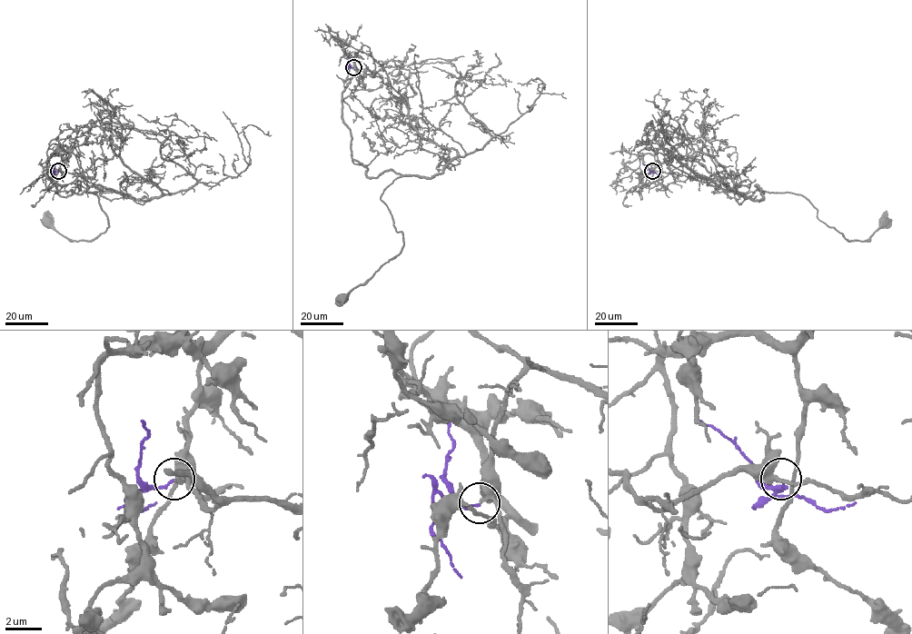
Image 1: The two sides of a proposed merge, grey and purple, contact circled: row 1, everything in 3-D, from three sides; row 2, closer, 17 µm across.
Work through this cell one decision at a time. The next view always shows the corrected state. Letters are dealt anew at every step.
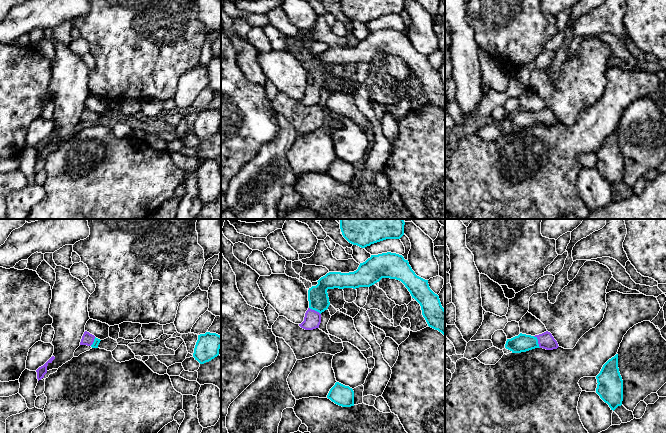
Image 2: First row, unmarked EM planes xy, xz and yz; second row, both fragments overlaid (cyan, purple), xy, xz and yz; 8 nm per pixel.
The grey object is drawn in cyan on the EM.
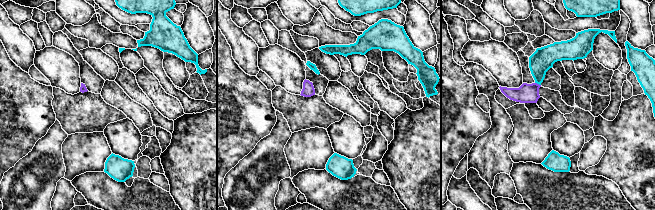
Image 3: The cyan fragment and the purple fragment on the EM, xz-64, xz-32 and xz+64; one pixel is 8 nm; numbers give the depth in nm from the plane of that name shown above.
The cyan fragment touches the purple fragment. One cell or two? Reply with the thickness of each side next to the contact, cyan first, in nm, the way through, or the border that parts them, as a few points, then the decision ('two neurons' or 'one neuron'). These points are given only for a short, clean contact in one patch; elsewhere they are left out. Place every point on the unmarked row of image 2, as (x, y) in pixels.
calibres 140 and 130 nm; way yz (521, 119), (537, 117), (546, 117); one neuron

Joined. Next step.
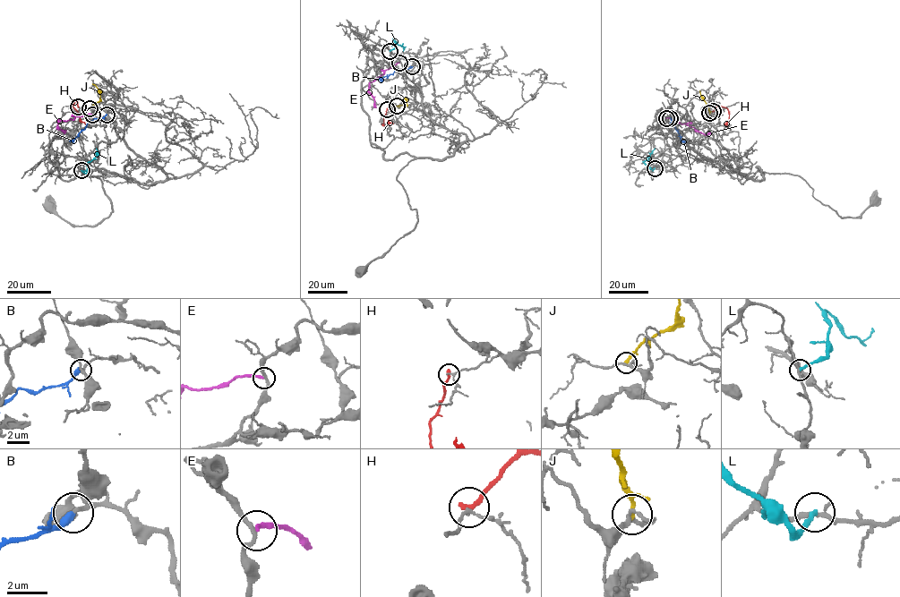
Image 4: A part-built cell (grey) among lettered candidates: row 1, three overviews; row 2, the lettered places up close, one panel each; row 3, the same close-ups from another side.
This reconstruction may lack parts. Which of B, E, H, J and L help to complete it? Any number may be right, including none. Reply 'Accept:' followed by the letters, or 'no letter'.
Accept: B

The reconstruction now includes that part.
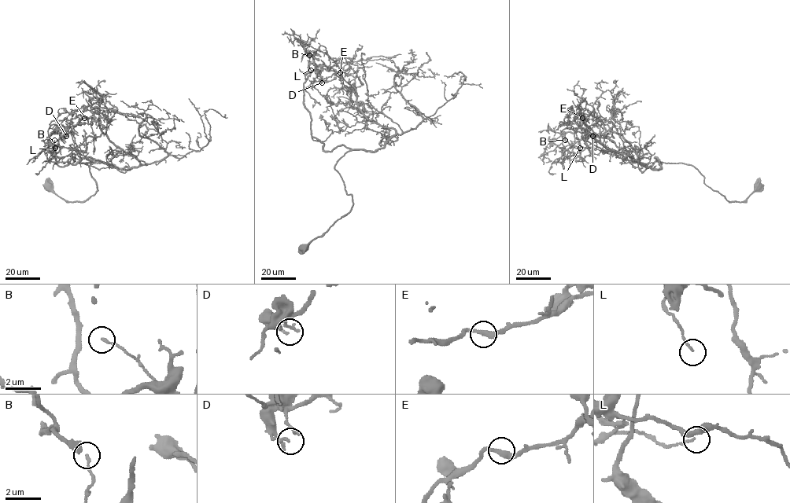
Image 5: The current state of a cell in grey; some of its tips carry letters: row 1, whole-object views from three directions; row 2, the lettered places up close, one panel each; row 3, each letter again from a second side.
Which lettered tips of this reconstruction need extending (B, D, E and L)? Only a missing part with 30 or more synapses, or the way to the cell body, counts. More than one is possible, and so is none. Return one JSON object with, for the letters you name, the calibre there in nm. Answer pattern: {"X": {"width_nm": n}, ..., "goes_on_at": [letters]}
{"goes_on_at": []}

